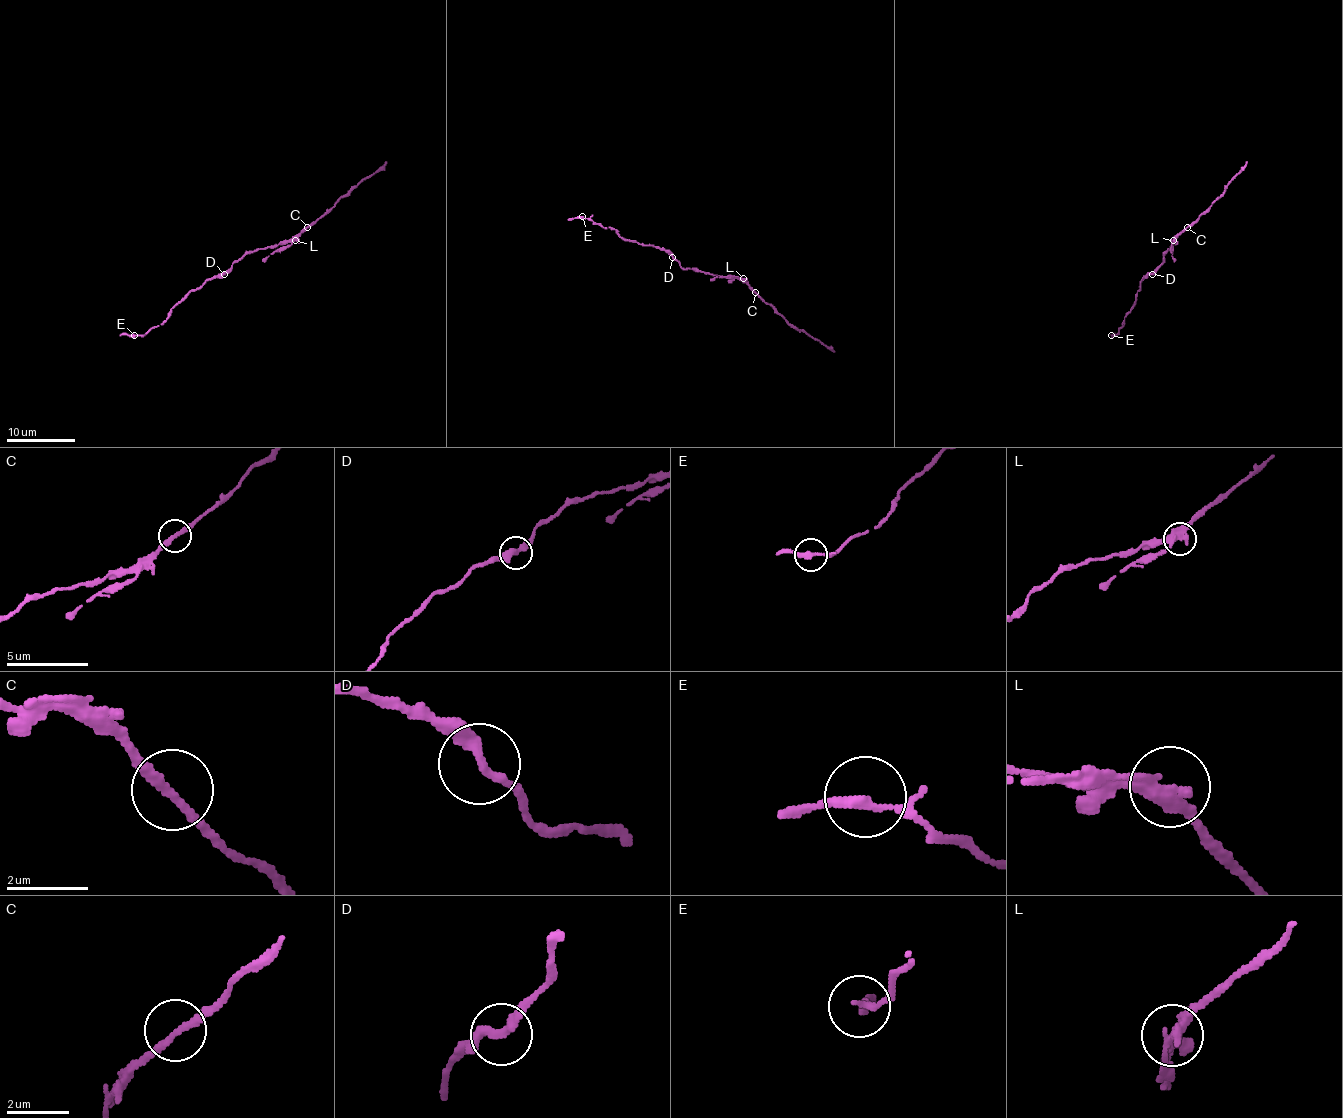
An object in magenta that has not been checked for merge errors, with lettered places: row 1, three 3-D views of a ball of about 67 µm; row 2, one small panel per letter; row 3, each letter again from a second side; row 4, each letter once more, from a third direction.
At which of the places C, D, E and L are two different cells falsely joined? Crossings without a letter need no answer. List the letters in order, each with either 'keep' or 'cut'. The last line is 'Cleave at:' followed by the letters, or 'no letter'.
C: keep
D: keep
E: keep
L: cut
Cleave at: L

